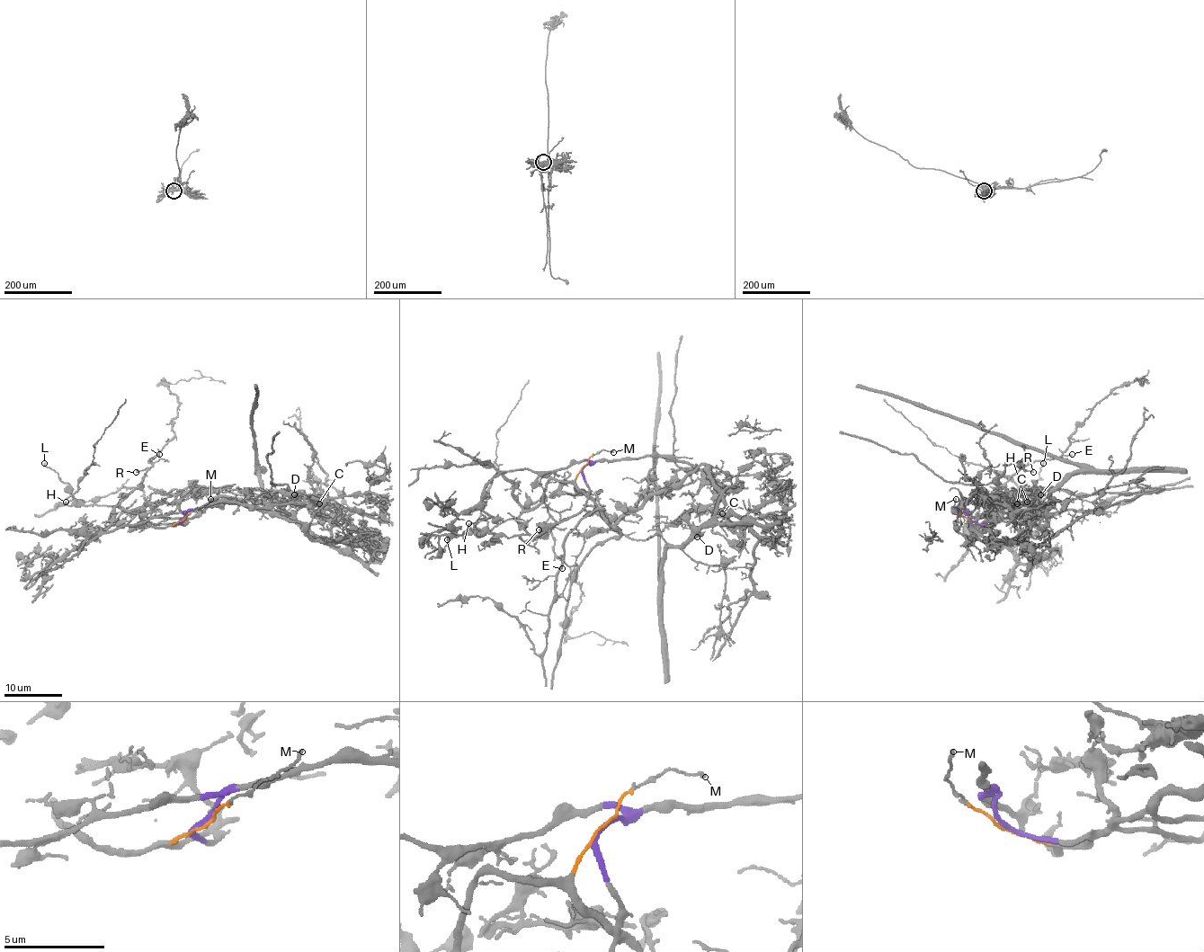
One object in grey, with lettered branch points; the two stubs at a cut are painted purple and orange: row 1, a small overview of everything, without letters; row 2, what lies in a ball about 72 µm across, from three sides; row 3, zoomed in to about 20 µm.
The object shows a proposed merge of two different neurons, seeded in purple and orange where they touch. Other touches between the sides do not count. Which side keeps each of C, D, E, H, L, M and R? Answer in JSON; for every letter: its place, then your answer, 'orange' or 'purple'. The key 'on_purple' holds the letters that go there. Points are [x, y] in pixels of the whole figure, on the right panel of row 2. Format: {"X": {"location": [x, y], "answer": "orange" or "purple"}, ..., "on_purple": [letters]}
{"C": {"location": [1017, 503], "answer": "purple"}, "D": {"location": [1040, 494], "answer": "purple"}, "E": {"location": [1072, 454], "answer": "orange"}, "H": {"location": [1027, 502], "answer": "orange"}, "L": {"location": [1043, 463], "answer": "orange"}, "M": {"location": [956, 499], "answer": "orange"}, "R": {"location": [1033, 472], "answer": "orange"}, "on_purple": ["C", "D"]}

